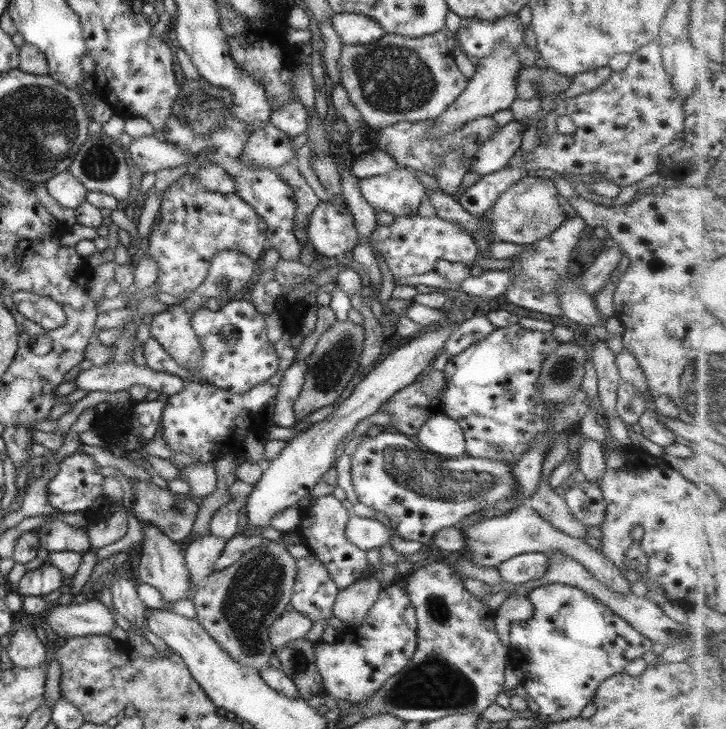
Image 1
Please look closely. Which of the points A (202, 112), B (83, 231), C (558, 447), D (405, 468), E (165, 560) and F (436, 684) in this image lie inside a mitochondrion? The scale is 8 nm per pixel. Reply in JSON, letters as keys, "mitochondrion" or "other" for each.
{"A":"mitochondrion","B":"other","C":"other","D":"mitochondrion","E":"other","F":"mitochondrion"}

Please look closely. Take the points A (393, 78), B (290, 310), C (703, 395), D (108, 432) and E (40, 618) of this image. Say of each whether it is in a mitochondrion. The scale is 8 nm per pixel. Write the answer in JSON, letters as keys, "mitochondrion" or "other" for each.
{"A":"mitochondrion","B":"other","C":"mitochondrion","D":"other","E":"other"}

